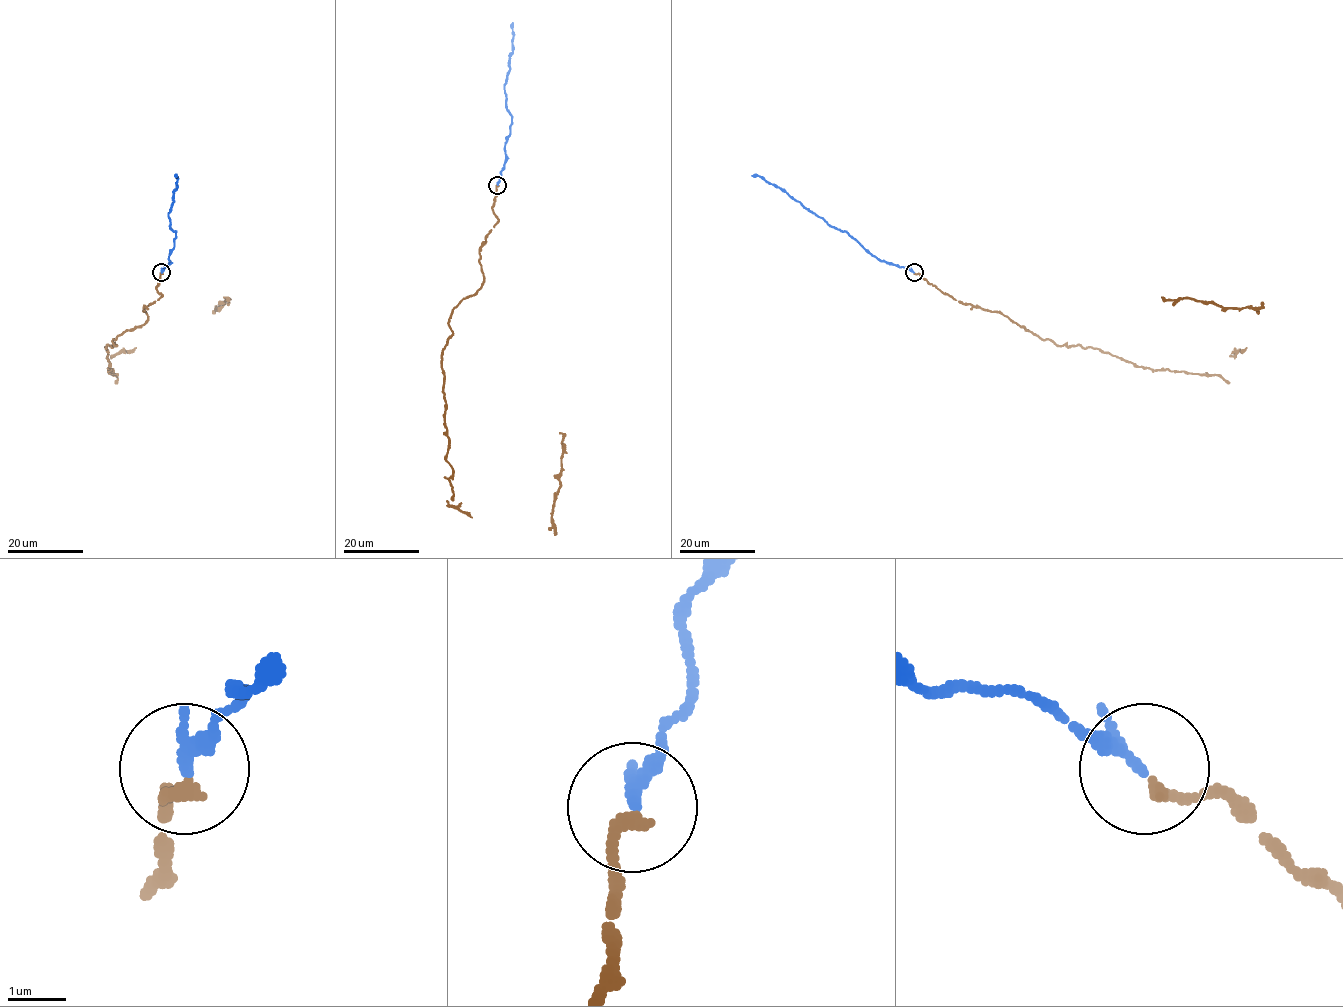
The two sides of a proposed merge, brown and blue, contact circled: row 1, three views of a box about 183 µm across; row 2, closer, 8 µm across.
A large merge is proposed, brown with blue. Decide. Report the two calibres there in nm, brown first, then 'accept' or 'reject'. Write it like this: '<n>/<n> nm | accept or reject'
200/240 nm | accept

